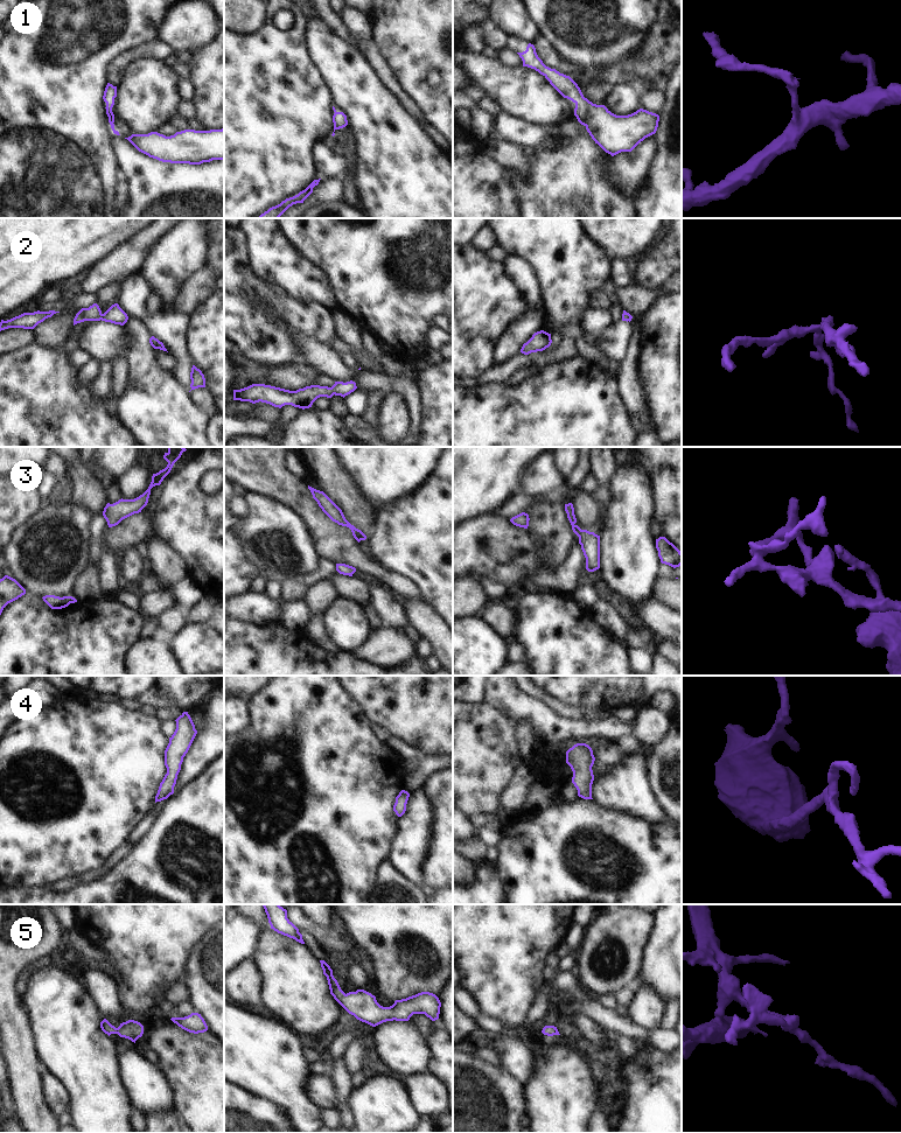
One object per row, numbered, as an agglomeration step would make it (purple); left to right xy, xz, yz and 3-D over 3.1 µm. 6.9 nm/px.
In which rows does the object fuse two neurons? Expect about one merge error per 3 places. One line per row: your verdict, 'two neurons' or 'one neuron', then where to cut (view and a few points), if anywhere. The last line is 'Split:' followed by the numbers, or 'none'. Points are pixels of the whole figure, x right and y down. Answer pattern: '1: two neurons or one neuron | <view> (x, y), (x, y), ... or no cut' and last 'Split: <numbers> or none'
1: one neuron | no cut
2: one neuron | no cut
3: one neuron | no cut
4: one neuron | no cut
5: one neuron | no cut
Split: none

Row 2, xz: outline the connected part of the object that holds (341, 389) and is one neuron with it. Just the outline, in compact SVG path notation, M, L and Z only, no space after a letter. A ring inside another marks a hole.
M335 382L331 387L310 385L296 391L289 391L265 384L252 384L240 390L233 390L233 400L256 403L266 403L281 408L285 405L292 405L299 408L309 408L320 397L331 398L335 396L345 397L357 389L356 383Z

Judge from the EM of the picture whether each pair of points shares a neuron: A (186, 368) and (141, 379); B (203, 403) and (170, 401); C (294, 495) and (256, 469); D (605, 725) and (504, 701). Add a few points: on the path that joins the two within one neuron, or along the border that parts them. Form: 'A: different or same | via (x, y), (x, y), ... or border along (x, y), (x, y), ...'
A: different | border along (170, 371), (173, 377), (188, 391)
B: different | border along (189, 392), (189, 399), (209, 417)
C: same | via (285, 487), (265, 475)
D: same | via (580, 728), (547, 725), (529, 710)

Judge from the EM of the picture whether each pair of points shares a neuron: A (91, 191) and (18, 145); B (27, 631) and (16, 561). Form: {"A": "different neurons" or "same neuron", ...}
{"A": "same neuron", "B": "different neurons"}

